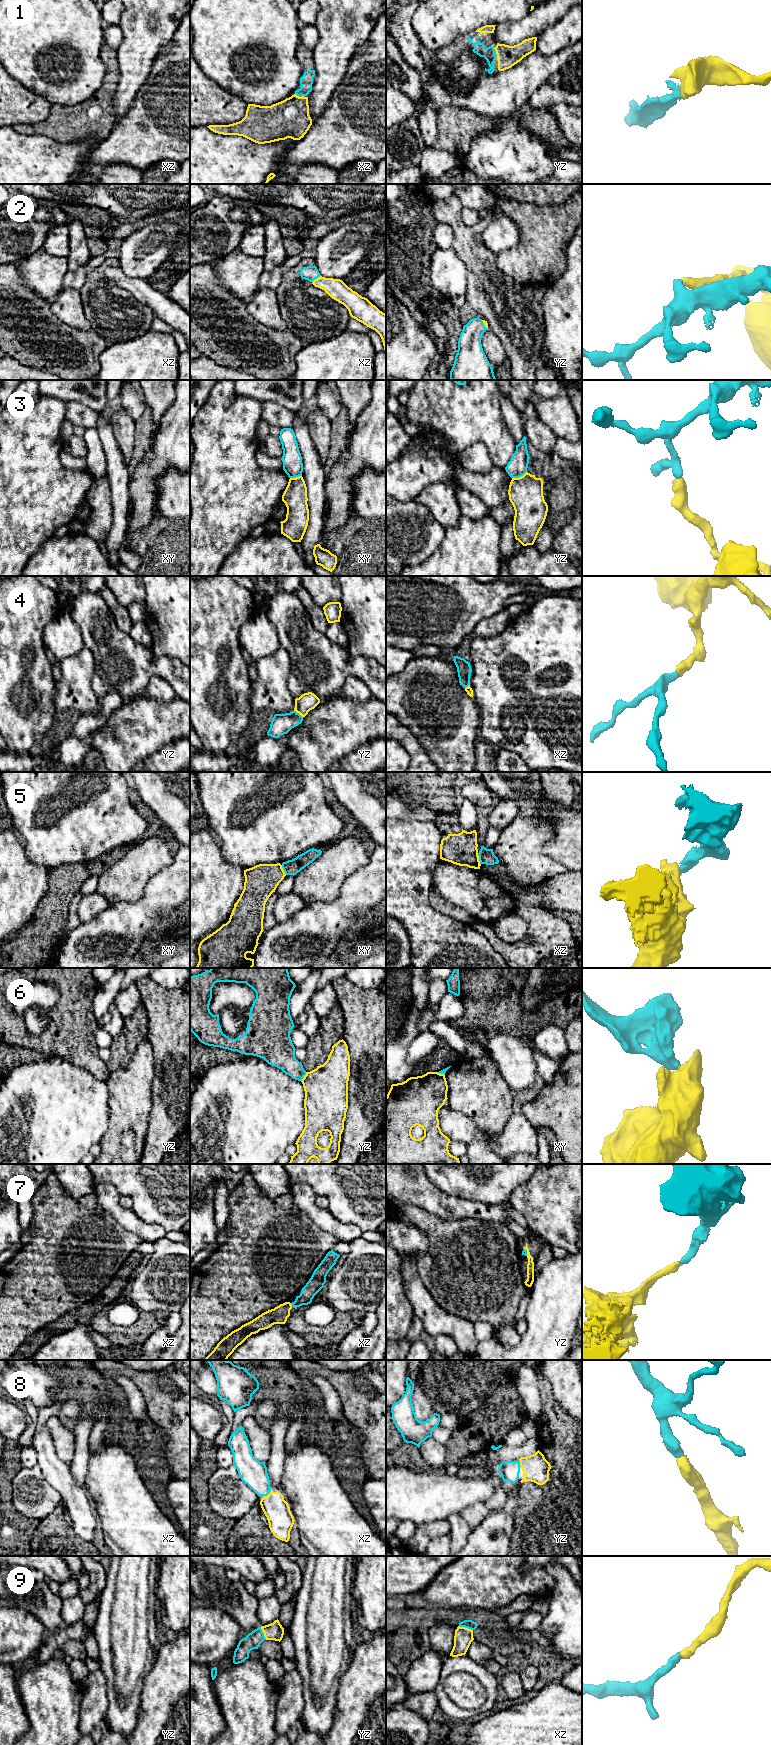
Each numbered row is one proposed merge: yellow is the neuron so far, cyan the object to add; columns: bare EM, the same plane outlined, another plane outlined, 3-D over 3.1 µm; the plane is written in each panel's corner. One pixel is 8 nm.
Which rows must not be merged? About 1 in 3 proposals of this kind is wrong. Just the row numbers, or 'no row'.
3, 6

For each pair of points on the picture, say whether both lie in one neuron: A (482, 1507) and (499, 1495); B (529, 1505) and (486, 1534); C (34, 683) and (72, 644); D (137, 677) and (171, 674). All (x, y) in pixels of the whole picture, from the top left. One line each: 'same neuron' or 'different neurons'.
A: same neuron
B: different neurons
C: different neurons
D: same neuron

